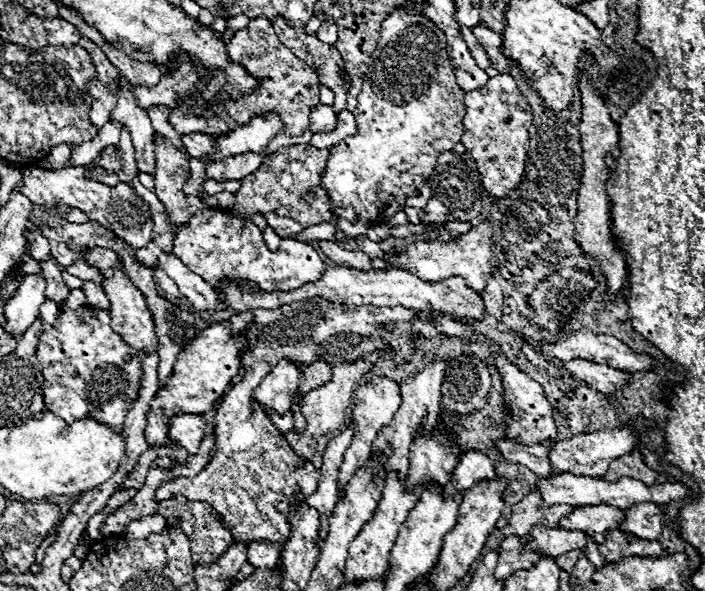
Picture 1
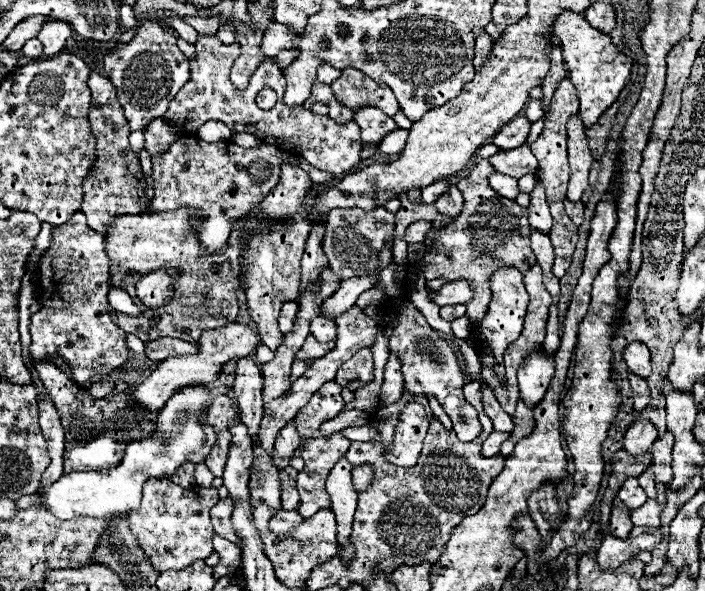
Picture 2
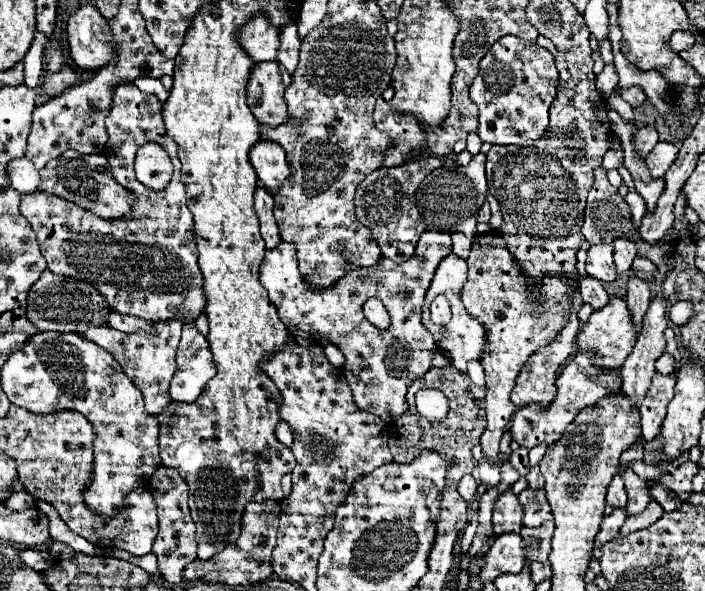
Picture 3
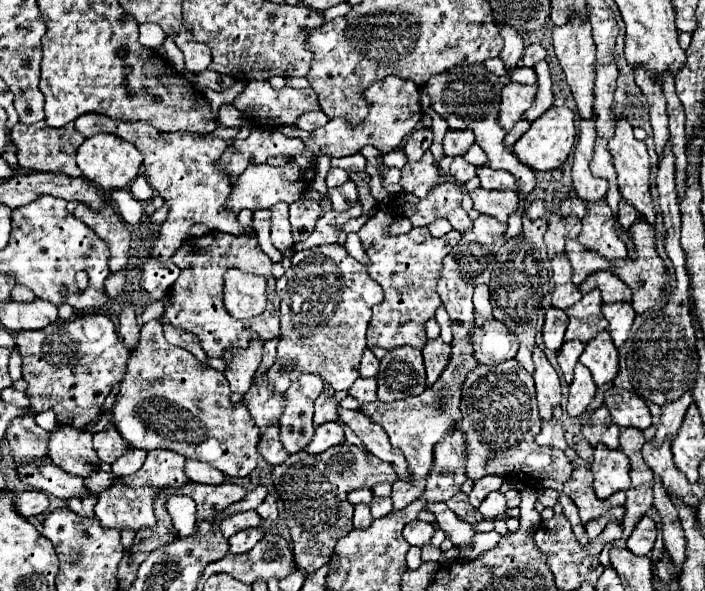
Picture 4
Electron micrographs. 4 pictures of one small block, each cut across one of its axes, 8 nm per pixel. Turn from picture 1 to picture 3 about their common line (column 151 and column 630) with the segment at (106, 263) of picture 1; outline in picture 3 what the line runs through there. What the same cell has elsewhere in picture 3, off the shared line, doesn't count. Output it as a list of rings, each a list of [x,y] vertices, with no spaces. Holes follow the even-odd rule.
[[[612,298],[604,308],[596,310],[590,316],[590,320],[582,326],[580,336],[576,338],[576,344],[578,344],[578,352],[588,352],[588,350],[596,352],[596,364],[606,368],[618,368],[624,364],[628,354],[632,352],[636,338],[638,338],[636,324],[632,322],[632,314],[626,306],[626,300]]]

